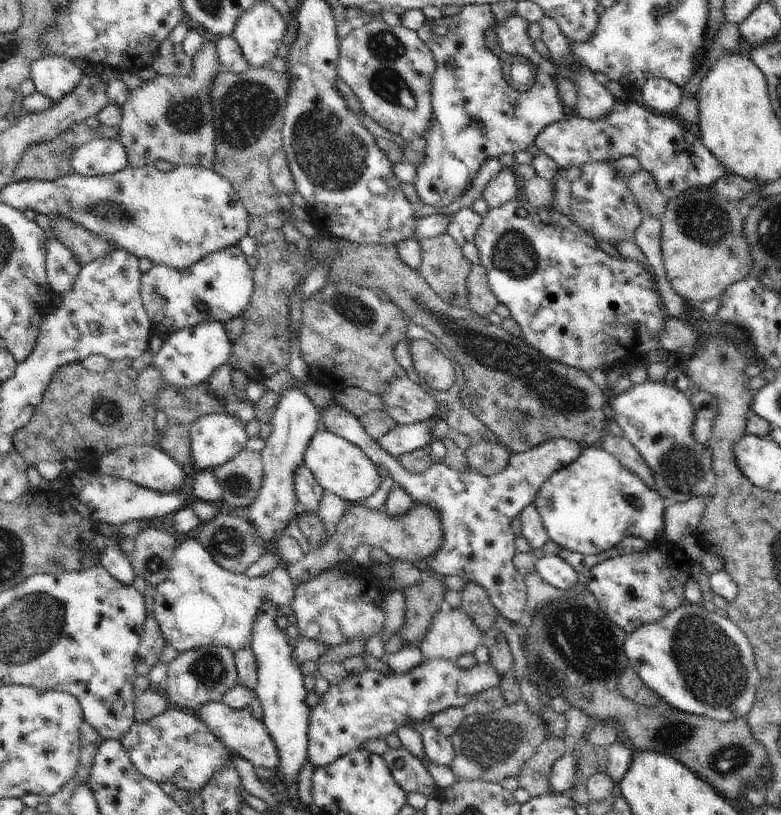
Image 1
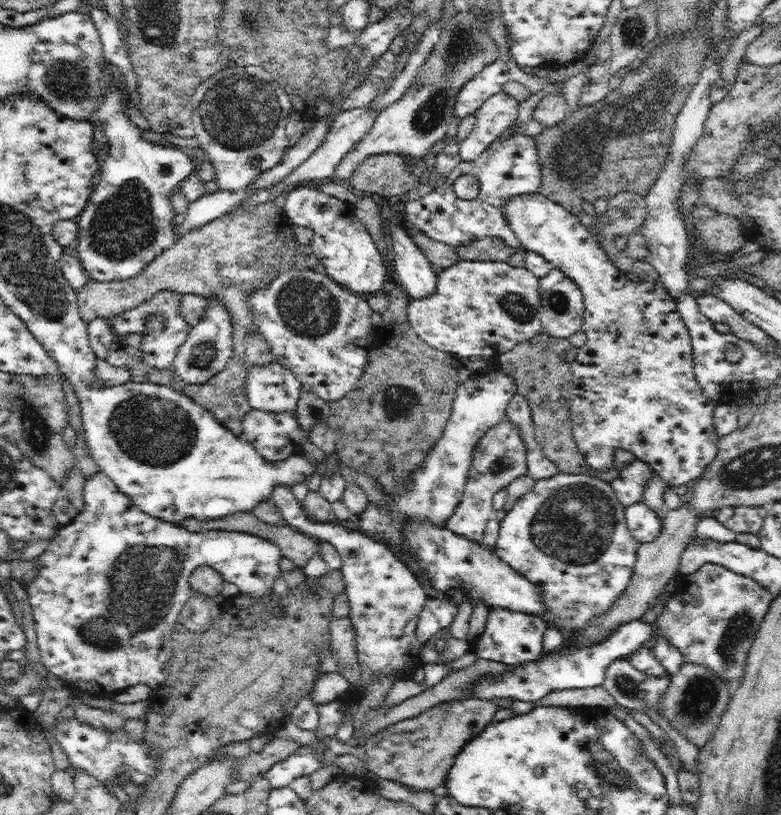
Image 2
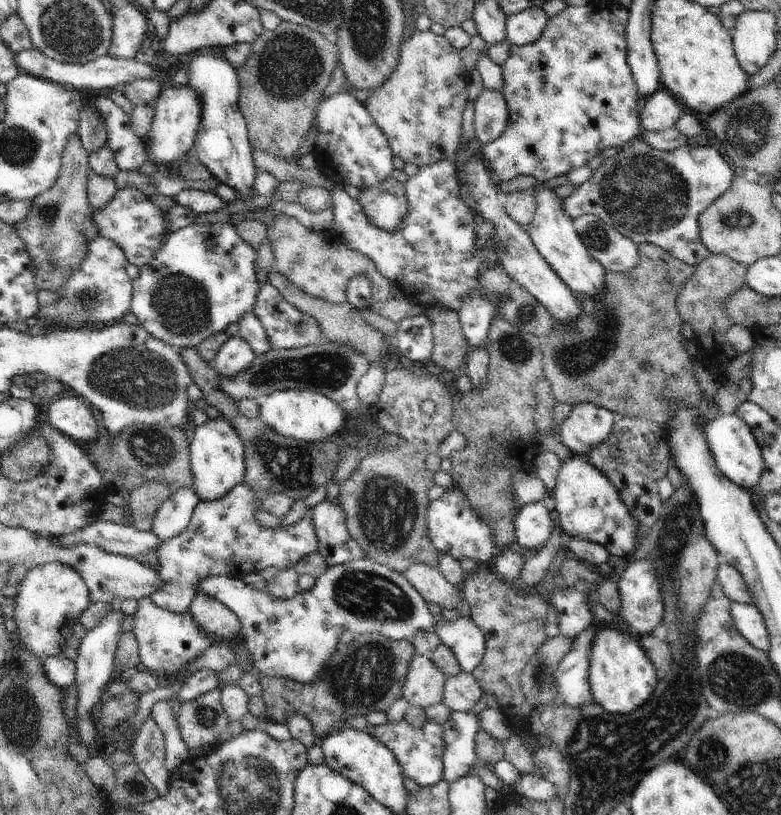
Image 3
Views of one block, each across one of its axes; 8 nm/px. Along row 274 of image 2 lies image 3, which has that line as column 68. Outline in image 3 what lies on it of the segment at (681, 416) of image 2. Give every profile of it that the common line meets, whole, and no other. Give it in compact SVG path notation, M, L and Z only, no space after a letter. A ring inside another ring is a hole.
M60 562L38 564L28 571L17 590L13 597L14 607L9 610L9 621L13 621L11 627L22 642L20 648L25 647L43 660L63 653L67 627L78 622L82 612L91 604L86 582L80 572Z

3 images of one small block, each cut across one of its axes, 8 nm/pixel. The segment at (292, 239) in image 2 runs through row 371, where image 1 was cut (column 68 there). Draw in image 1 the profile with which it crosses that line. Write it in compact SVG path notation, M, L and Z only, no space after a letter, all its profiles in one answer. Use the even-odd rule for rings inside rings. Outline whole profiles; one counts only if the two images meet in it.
M55 219L51 224L56 239L72 252L78 265L85 266L115 248L111 243L88 233L84 228L75 226L68 220Z

